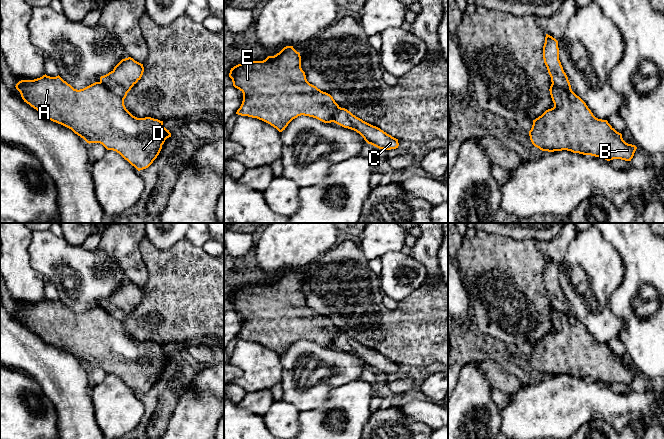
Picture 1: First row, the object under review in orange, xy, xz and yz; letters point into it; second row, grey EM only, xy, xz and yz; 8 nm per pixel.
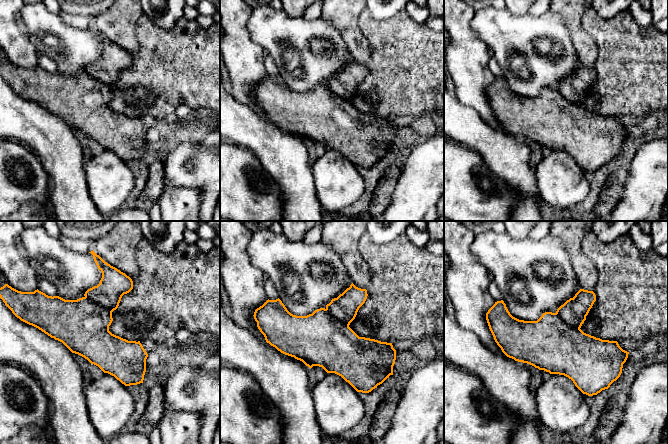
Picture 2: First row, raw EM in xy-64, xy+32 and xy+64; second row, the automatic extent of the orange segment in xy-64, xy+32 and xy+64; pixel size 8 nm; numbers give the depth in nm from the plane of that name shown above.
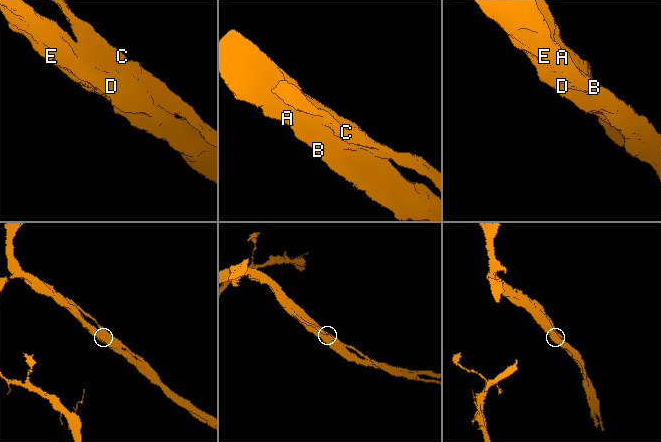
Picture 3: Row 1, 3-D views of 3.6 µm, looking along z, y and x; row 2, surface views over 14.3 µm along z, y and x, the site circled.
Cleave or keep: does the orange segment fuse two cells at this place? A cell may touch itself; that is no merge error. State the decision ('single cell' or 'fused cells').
single cell

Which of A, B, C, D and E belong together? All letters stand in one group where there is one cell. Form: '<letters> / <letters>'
A B C D E

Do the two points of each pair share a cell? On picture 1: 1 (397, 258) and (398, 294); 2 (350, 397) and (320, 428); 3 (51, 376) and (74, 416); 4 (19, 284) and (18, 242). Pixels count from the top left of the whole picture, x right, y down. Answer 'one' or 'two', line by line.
1: one
2: one
3: one
4: one

